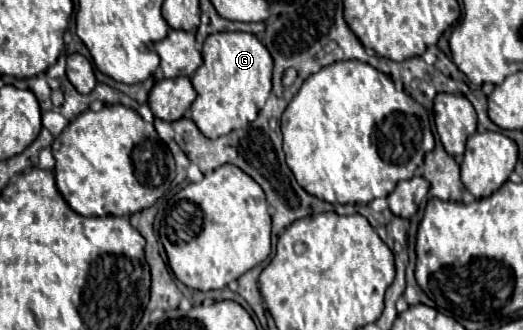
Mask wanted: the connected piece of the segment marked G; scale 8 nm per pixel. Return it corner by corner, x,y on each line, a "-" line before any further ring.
215,33
203,43
203,65
191,77
197,99
191,105
191,119
199,131
217,139
251,123
271,93
273,59
253,33

